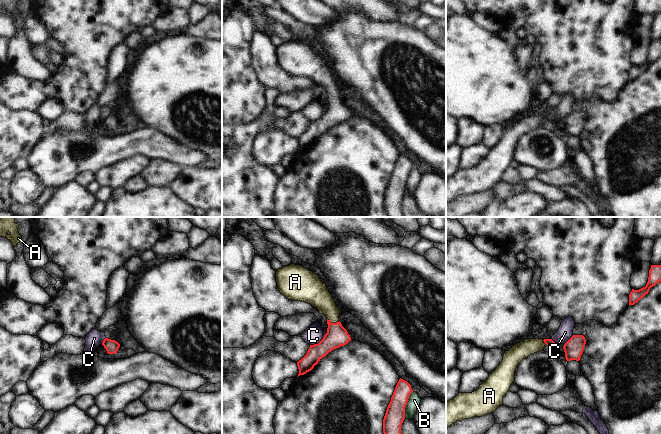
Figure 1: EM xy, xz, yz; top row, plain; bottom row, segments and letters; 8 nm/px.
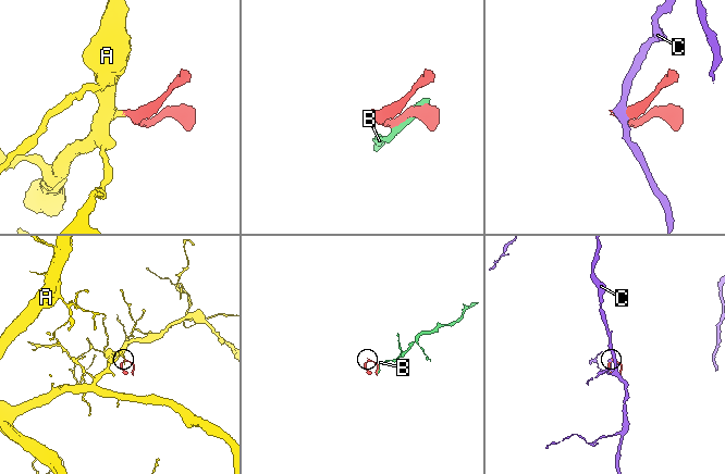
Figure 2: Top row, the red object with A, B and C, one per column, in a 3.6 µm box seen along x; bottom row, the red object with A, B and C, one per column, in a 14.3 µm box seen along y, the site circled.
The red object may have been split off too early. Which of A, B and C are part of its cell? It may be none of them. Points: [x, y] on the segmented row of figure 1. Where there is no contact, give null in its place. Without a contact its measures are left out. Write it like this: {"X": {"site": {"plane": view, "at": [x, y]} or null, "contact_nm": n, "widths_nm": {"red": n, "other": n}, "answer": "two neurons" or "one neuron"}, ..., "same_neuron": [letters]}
{"A": {"site": {"plane": "xz", "at": [333, 323]}, "contact_nm": 110, "widths_nm": {"red": 170, "other": 180}, "answer": "one neuron"}, "B": {"site": {"plane": "xz", "at": [406, 404]}, "contact_nm": 220, "widths_nm": {"red": 160, "other": 100}, "answer": "two neurons"}, "C": {"site": {"plane": "xz", "at": [318, 343]}, "contact_nm": 150, "widths_nm": {"red": 170, "other": 140}, "answer": "two neurons"}, "same_neuron": ["A"]}

